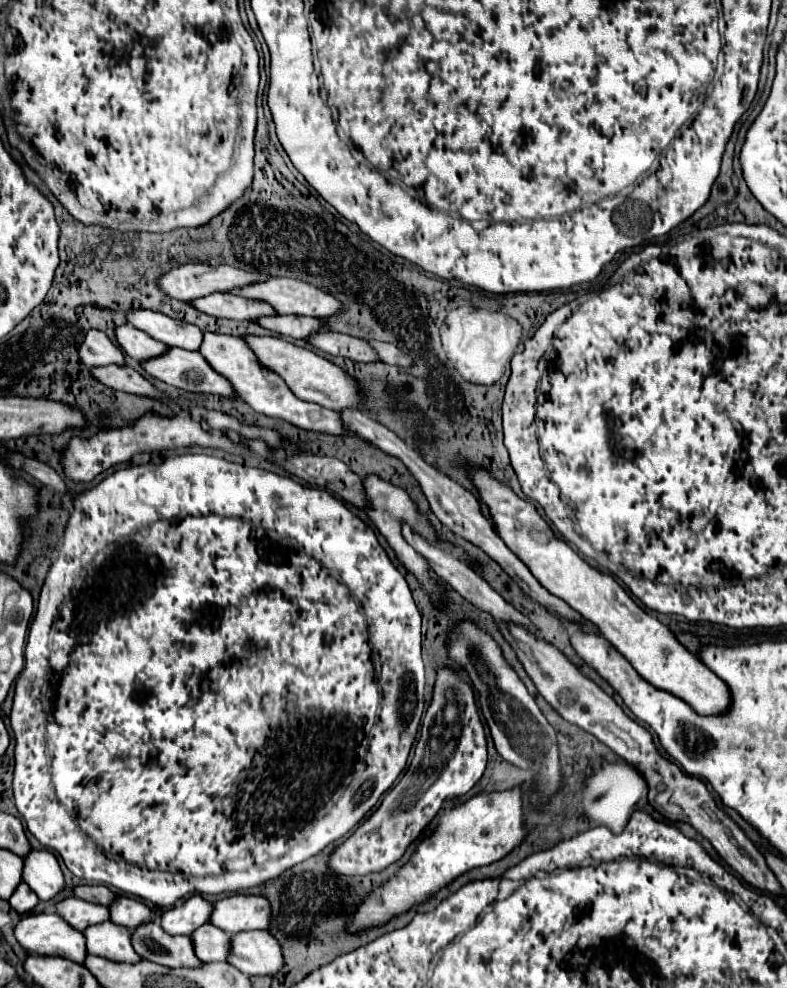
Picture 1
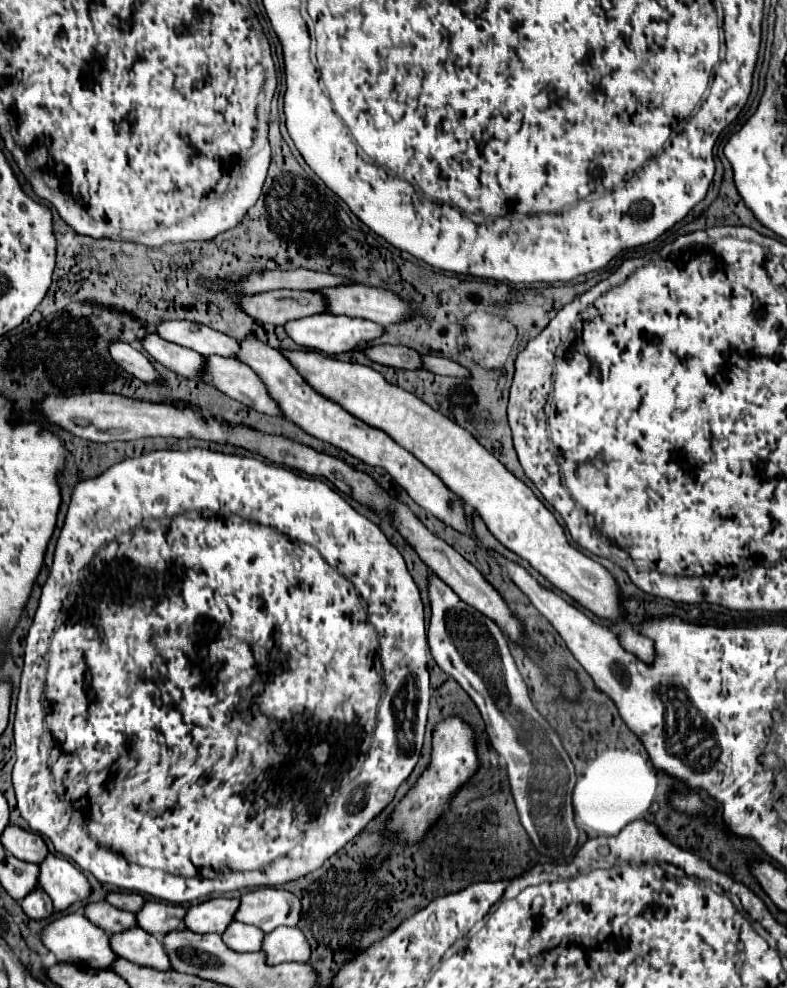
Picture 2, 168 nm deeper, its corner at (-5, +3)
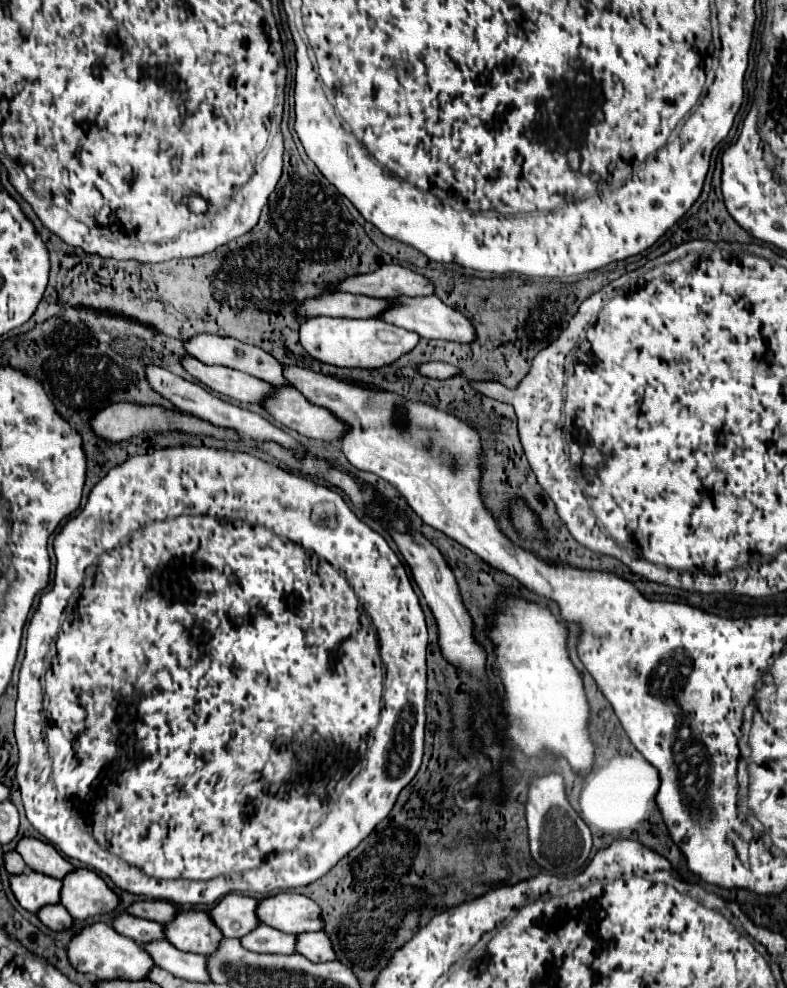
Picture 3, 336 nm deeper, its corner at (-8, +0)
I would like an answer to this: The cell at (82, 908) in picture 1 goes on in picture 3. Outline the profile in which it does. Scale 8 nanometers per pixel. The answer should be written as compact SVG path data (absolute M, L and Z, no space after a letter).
M120 914L118 918L114 918L112 924L118 932L122 932L124 936L136 940L138 944L148 944L152 940L162 940L164 936L164 924L152 922L152 920L144 920L144 918L136 918L132 914Z

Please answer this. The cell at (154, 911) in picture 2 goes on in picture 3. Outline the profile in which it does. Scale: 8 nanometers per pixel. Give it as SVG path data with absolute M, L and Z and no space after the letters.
M180 910L174 922L166 924L166 940L184 952L210 956L218 950L222 938L220 928L210 920L208 912Z

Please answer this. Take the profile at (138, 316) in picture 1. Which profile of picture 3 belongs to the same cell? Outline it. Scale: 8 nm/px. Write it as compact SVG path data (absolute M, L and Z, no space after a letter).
M202 334L202 336L194 336L190 342L186 342L186 350L190 356L198 358L200 362L206 362L206 364L220 364L220 366L230 366L234 370L240 370L240 372L246 372L246 374L252 374L254 378L262 378L264 382L272 384L274 388L282 388L282 386L290 386L290 382L284 378L284 364L278 362L274 356L270 356L268 352L256 348L256 346L250 346L250 344L242 344L234 338L222 338L222 336L208 336L208 334Z

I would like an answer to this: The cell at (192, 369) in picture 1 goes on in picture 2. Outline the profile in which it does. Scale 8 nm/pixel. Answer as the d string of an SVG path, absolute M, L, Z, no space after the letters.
M207 357L207 373L203 373L201 381L259 413L281 415L277 403L267 397L267 389L253 369L237 359Z

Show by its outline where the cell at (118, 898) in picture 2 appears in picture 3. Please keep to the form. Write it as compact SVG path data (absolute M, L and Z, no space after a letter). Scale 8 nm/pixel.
M142 900L142 902L132 904L128 908L128 912L138 916L138 918L146 918L146 920L166 924L166 922L174 920L174 914L180 912L180 908L176 904L166 902L166 900Z

